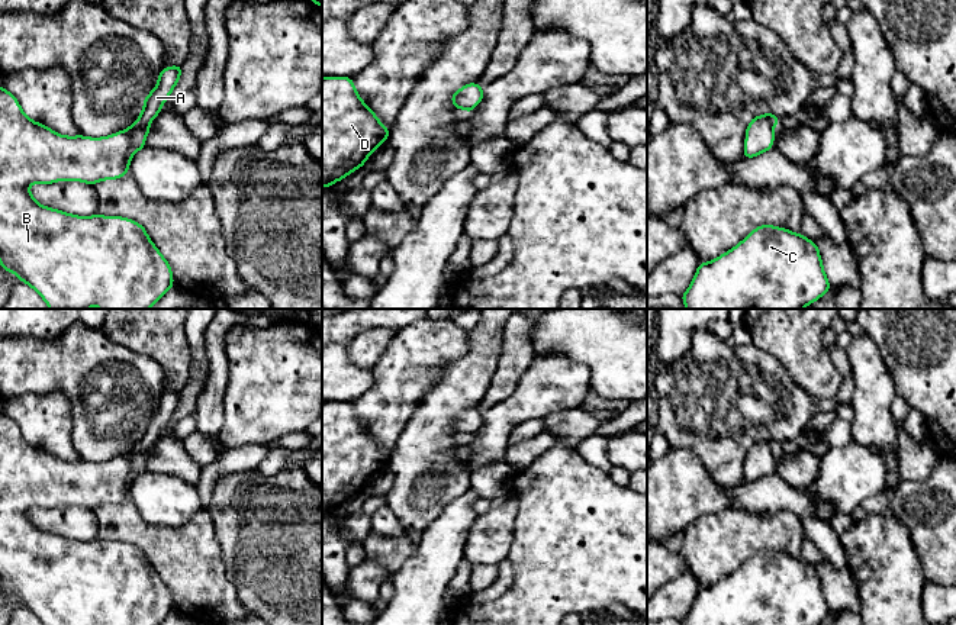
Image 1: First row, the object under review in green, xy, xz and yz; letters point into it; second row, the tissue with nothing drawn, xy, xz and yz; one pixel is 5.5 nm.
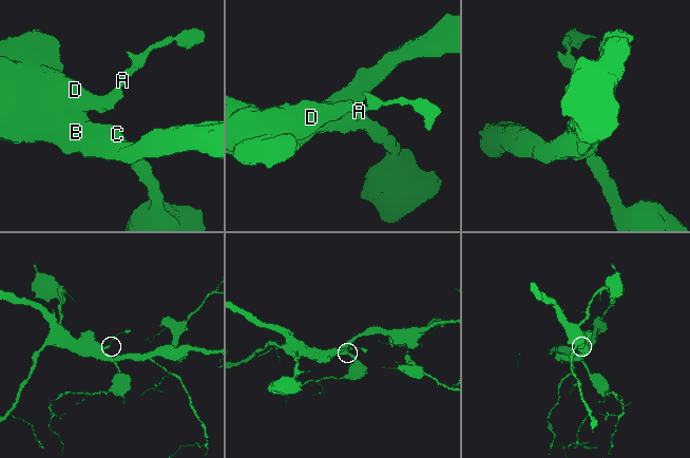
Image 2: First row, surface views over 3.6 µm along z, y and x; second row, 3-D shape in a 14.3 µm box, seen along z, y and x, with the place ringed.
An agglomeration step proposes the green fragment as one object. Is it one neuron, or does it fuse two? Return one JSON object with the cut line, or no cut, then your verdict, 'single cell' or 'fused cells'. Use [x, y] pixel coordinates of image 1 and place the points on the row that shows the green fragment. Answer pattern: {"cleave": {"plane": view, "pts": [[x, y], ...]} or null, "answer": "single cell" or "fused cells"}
{"cleave": {"plane": "xy", "pts": [[137, 121], [148, 123]]}, "answer": "fused cells"}

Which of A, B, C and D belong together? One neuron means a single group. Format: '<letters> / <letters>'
A / B C D

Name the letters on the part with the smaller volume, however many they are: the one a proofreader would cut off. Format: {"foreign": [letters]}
{"foreign": ["A"]}

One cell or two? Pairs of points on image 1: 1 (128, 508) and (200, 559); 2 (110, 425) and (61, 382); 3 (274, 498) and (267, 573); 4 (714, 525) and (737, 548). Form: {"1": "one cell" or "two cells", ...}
{"1": "one cell", "2": "one cell", "3": "one cell", "4": "one cell"}

